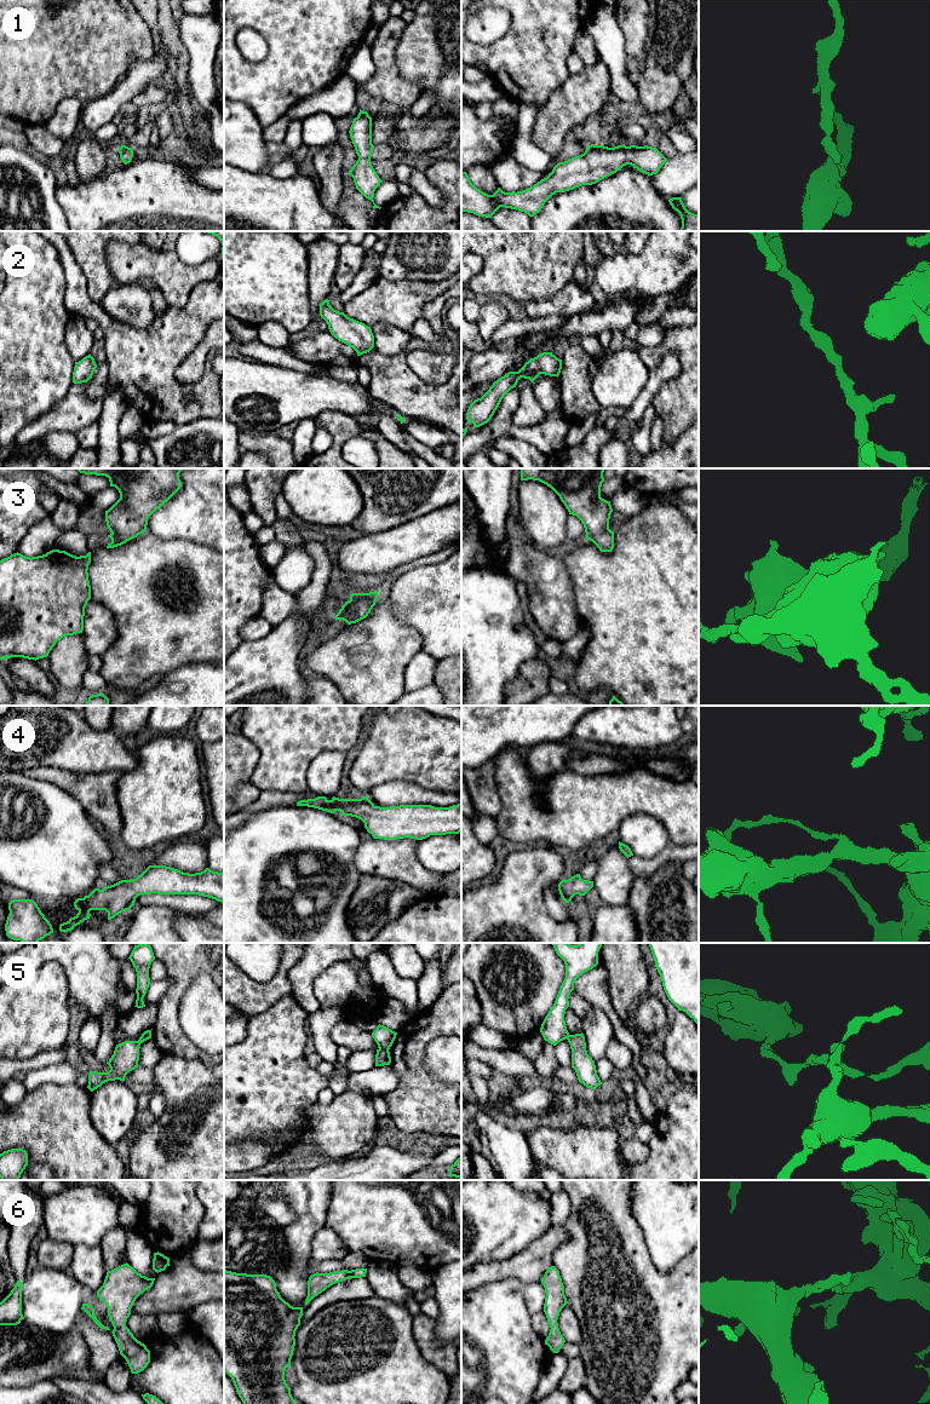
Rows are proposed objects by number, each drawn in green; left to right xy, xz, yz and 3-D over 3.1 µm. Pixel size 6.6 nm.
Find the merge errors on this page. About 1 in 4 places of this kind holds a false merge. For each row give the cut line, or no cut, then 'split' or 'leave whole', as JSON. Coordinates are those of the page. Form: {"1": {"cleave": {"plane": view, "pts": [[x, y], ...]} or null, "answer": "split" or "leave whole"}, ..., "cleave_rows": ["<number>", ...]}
{"1": {"cleave": null, "answer": "leave whole"}, "2": {"cleave": null, "answer": "leave whole"}, "3": {"cleave": null, "answer": "leave whole"}, "4": {"cleave": null, "answer": "leave whole"}, "5": {"cleave": {"plane": "xz", "pts": [[379, 1048], [388, 1051]]}, "answer": "split"}, "6": {"cleave": null, "answer": "leave whole"}, "cleave_rows": ["5"]}

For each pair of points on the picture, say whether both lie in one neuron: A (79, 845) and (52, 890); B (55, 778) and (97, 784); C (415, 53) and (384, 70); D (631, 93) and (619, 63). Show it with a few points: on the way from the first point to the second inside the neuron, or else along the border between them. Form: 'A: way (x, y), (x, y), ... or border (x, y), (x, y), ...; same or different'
A: way (68, 856), (55, 869), (53, 879); same
B: way (65, 780), (76, 784), (86, 784); same
C: border (400, 36), (397, 70), (417, 84); different
D: way (624, 86), (619, 78), (619, 70); same

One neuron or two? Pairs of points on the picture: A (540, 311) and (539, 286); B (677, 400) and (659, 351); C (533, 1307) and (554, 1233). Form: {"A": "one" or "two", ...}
{"A": "two", "B": "one", "C": "two"}

